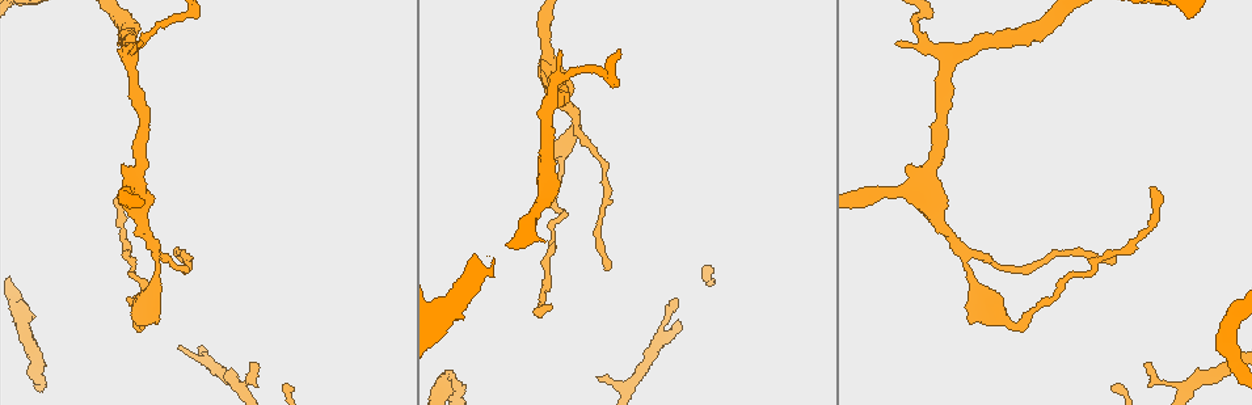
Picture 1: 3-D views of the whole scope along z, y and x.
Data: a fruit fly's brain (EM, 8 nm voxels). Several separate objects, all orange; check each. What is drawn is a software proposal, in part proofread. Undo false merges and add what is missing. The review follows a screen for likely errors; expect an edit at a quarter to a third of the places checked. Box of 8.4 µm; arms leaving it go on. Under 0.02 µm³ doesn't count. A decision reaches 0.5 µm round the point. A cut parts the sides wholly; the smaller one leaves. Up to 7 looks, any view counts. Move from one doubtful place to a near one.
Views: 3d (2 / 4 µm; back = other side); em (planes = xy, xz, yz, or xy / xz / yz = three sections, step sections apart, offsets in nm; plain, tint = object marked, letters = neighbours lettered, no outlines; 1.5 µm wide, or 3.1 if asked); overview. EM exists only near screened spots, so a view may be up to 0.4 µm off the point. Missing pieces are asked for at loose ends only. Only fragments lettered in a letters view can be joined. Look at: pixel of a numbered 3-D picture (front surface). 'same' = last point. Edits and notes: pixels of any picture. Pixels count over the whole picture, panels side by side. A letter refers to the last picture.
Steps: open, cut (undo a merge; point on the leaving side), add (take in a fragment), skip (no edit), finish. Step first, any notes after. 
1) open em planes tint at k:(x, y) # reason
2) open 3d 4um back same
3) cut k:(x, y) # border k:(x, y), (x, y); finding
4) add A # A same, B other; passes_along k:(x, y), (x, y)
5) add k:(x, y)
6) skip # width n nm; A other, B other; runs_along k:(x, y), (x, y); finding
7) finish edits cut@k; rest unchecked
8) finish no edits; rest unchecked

open em planes tint at 1:(577, 122) # three arms meet

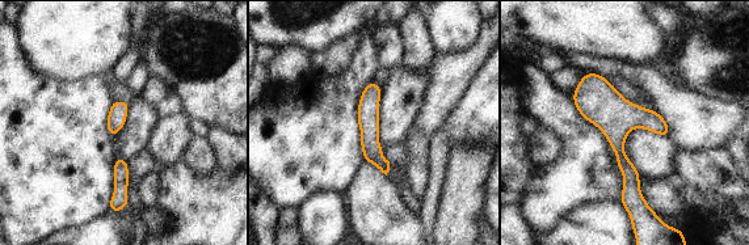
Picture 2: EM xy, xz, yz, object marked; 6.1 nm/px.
open em planes letters same # what lies round it

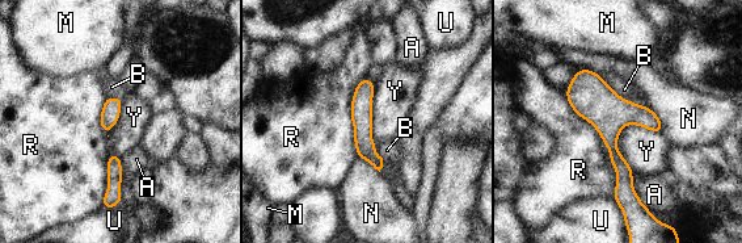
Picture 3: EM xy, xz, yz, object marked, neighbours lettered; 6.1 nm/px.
skip # width 110 nm; A other, B other, M other, N other, R other, U other, Y other; runs_along 3:(581, 72), (608, 114), (624, 189); all the same neuron

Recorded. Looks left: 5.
open 3d 2um at 1:(1155, 189)

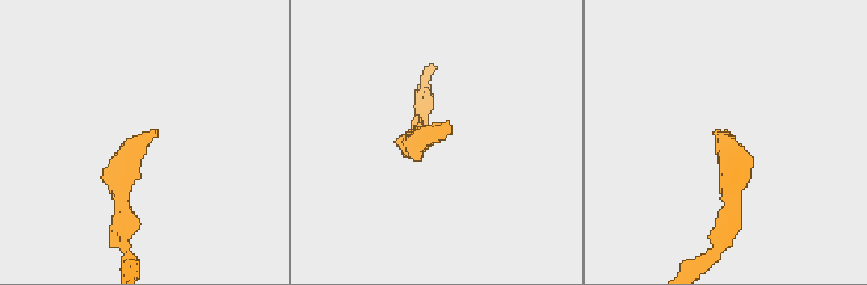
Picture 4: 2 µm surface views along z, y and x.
open em planes letters at 4:(157, 131) # shape alone is not enough

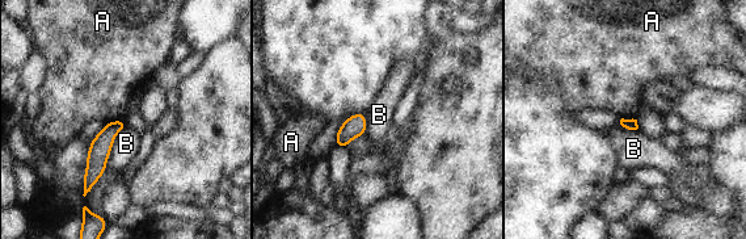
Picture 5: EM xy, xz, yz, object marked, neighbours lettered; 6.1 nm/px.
skip # A other, B other; runs_along 5:(122, 124), (104, 139), (87, 188); none of them fits

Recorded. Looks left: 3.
open em xz step 4 tint at 1:(1115, 263) # thin end

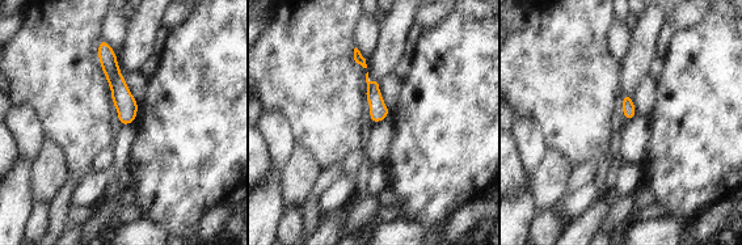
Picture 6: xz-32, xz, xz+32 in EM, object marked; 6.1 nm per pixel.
open em planes letters same

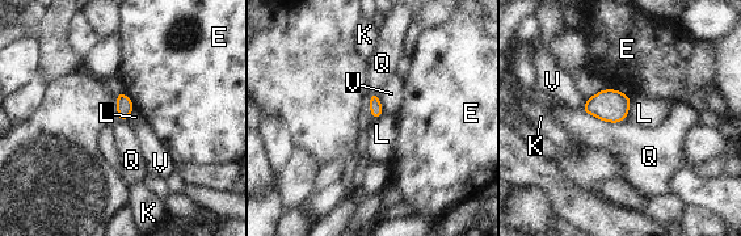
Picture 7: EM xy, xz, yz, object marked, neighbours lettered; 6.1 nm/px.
skip # E other, K other, L other, Q other, V other; border 7:(580, 110), (603, 121), (623, 121); none of them fits

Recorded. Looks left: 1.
finish no edits; rest unchecked

